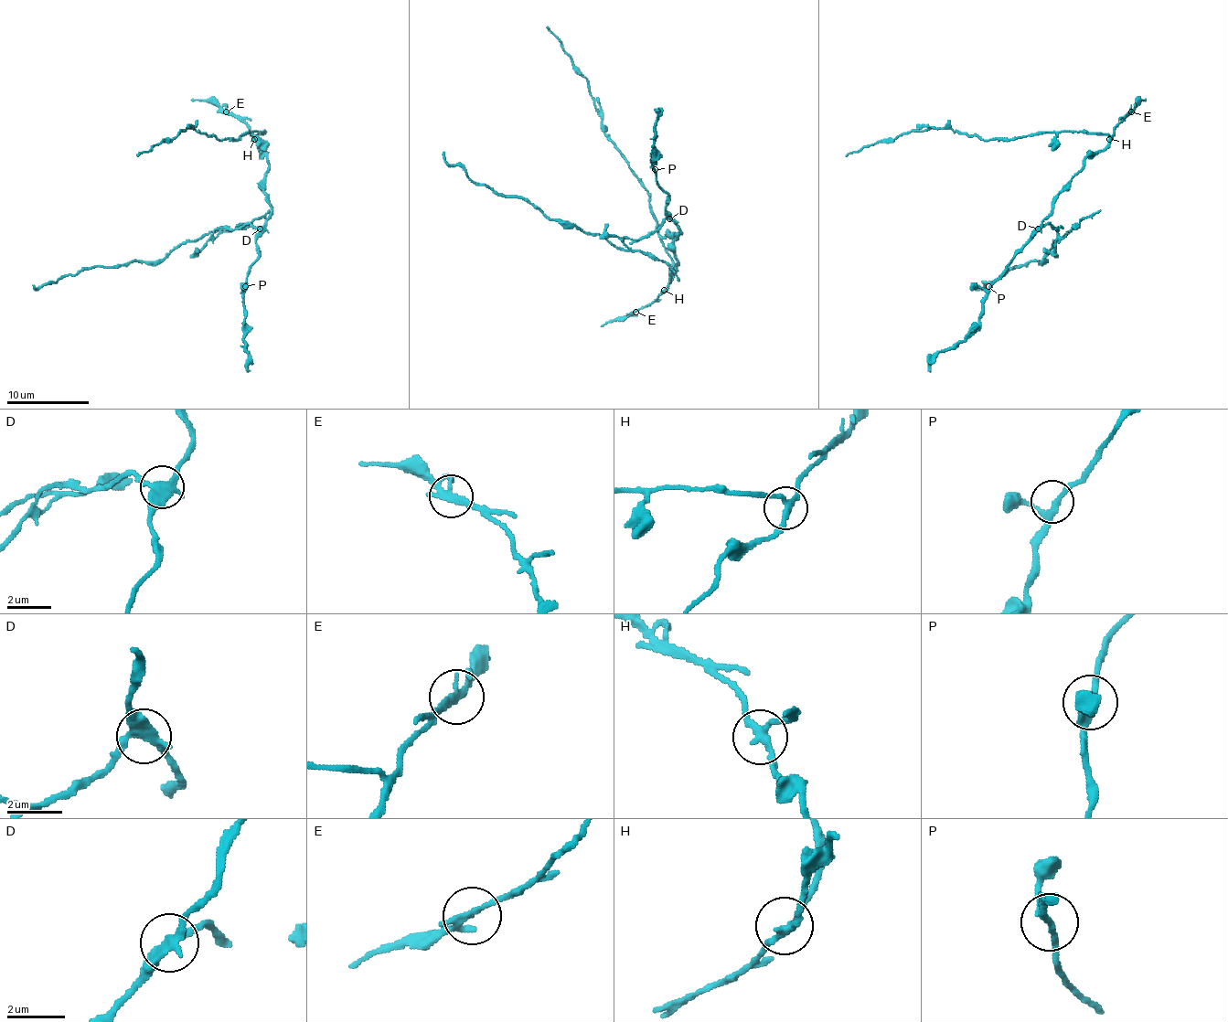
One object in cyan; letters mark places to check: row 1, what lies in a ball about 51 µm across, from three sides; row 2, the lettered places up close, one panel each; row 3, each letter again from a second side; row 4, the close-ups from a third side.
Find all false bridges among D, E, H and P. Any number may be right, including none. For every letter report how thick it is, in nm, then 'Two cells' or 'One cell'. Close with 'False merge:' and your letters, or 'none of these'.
D: Thickness 320 nm. Two cells
E: Thickness 190 nm. One cell
H: Thickness 240 nm. Two cells
P: Thickness 190 nm. One cell
False merge: D, H

